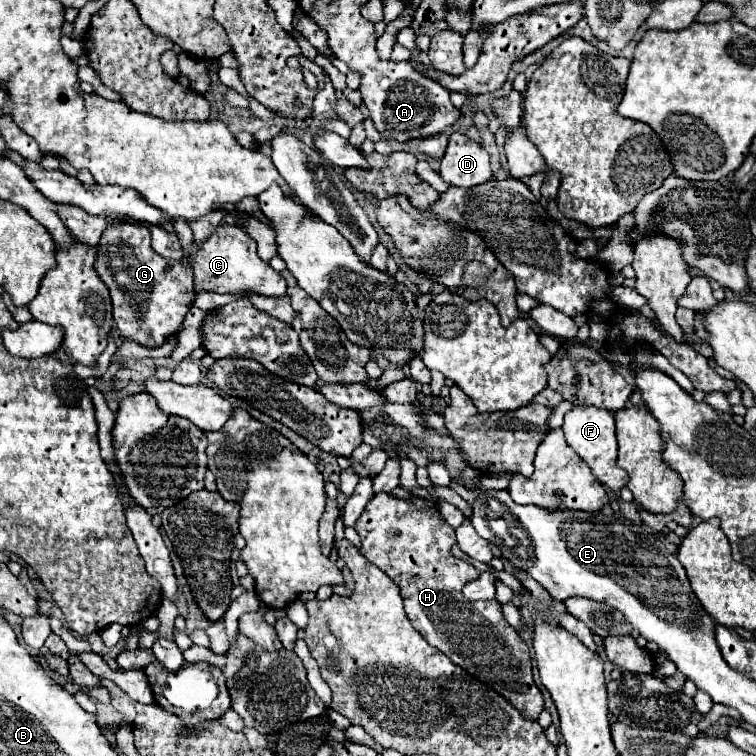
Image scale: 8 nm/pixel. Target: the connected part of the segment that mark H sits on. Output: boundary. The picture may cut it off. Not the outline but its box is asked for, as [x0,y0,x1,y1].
[354,492,544,720]

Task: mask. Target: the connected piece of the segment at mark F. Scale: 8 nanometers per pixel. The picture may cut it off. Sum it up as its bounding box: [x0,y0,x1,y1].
[564,406,628,492]

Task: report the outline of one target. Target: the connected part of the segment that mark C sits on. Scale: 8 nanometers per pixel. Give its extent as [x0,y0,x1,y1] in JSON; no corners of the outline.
[194,224,286,298]

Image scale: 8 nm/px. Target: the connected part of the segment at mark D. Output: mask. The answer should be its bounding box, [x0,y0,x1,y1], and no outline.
[440,132,492,188]

